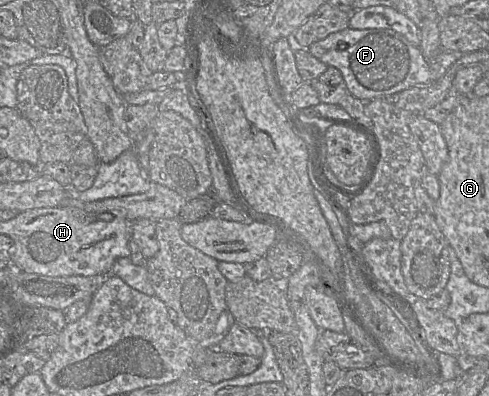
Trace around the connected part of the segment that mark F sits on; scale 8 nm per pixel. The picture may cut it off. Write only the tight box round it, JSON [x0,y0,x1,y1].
[308,27,460,102]

